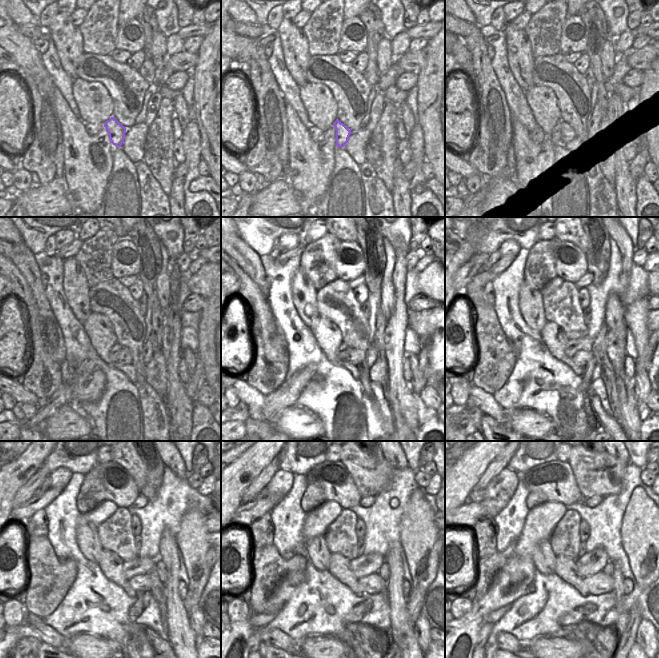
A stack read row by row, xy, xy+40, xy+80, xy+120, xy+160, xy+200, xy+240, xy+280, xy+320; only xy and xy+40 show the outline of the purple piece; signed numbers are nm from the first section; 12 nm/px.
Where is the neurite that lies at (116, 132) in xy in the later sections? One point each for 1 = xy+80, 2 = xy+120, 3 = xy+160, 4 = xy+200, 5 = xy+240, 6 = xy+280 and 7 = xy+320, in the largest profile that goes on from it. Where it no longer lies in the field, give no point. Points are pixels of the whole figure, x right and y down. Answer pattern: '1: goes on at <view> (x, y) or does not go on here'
1: goes on at xy+80 (568, 134)
2: goes on at xy+120 (125, 357)
3: goes on at xy+160 (355, 357)
4: goes on at xy+200 (581, 358)
5: goes on at xy+240 (141, 583)
6: goes on at xy+280 (372, 584)
7: goes on at xy+320 (599, 583)

